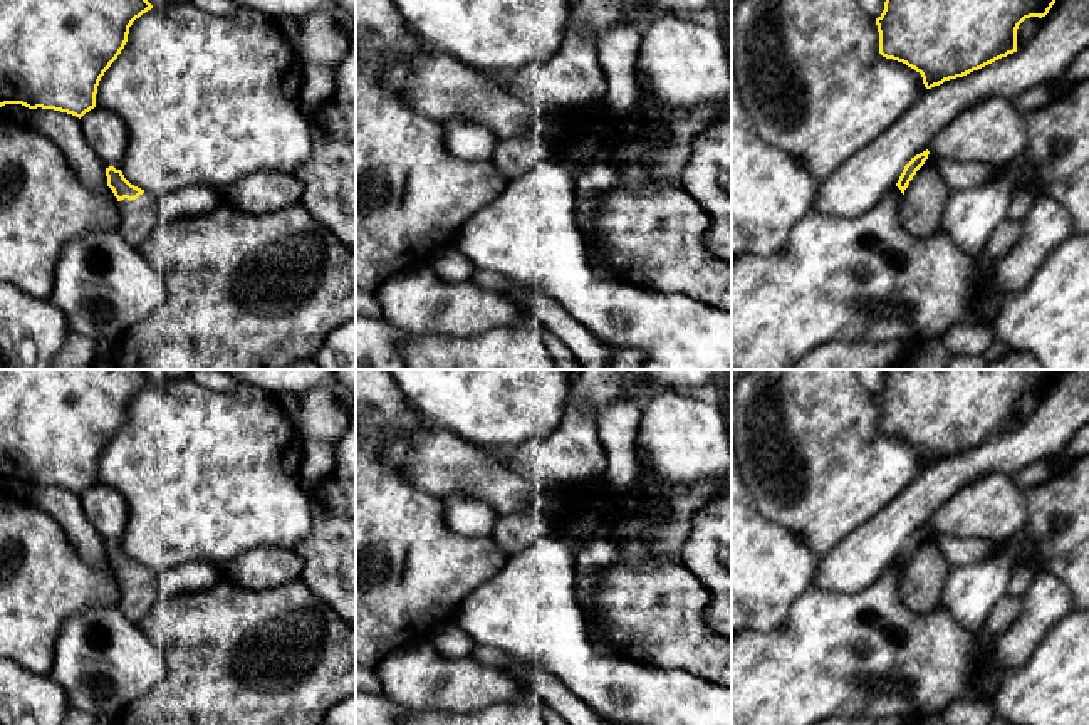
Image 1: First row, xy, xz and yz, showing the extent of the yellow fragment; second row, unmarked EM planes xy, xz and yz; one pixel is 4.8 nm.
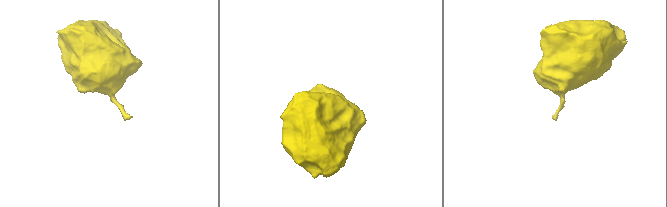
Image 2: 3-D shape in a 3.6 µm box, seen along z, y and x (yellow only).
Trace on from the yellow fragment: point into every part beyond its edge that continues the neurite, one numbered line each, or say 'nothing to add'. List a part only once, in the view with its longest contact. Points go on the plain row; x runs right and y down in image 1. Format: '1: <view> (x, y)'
1: xy (140, 593)

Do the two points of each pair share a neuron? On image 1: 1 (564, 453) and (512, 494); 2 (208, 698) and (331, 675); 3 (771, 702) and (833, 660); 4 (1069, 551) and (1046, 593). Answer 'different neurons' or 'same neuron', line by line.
1: different neurons
2: same neuron
3: same neuron
4: different neurons

